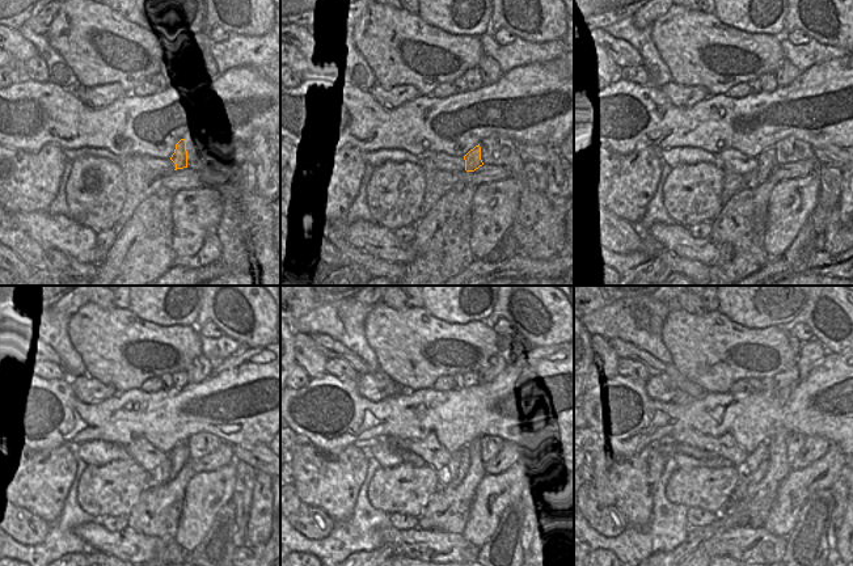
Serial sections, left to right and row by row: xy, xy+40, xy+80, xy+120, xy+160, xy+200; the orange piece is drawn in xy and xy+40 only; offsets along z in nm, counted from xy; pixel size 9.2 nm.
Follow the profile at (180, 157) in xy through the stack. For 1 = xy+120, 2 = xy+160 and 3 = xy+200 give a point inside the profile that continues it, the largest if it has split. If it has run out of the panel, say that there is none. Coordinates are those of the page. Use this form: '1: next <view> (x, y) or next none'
1: next xy+120 (178, 456)
2: next xy+160 (465, 460)
3: next xy+200 (747, 488)

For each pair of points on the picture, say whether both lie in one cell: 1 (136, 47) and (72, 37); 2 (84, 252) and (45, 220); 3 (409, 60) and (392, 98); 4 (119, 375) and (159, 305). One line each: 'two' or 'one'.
1: one
2: one
3: two
4: two

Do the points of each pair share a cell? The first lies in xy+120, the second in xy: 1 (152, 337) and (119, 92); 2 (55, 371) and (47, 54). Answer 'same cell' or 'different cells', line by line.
1: different cells
2: different cells

